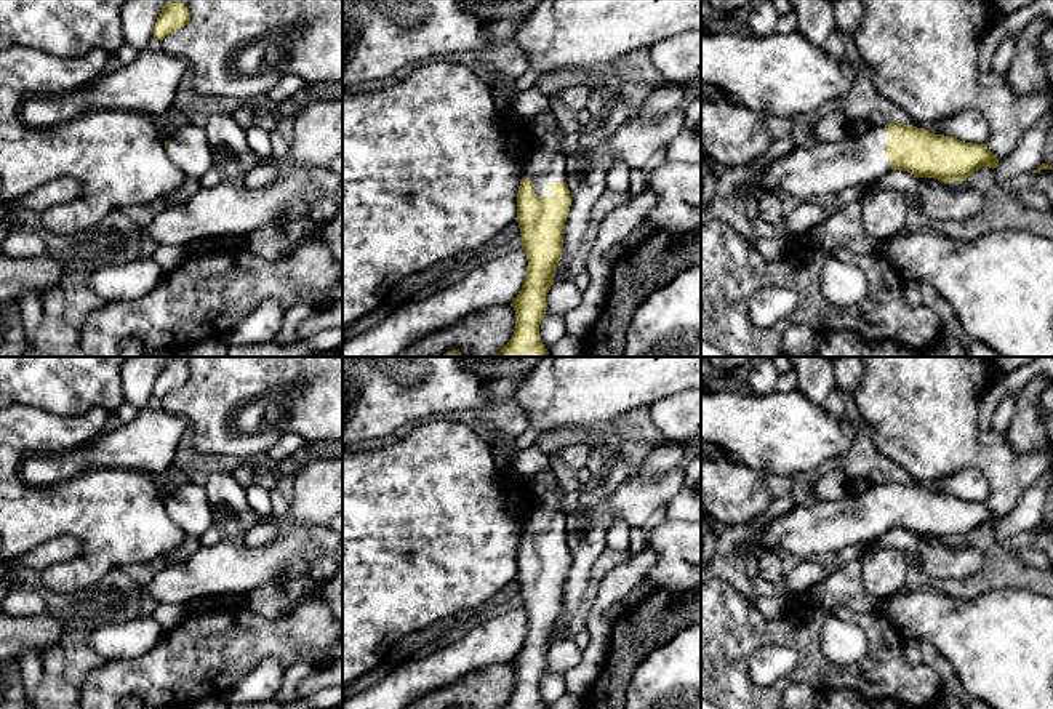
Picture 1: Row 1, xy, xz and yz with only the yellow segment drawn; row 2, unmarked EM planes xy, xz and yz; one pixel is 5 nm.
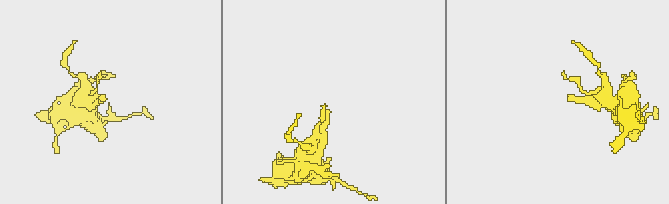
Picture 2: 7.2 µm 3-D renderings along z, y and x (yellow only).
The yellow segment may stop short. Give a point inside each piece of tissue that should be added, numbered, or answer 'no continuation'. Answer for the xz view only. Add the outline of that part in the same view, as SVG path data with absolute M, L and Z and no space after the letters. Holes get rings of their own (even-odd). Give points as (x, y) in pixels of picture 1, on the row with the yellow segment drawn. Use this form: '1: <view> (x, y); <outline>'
1: xz (546, 164); M552 110L544 112L551 117L551 131L538 136L536 146L523 165L523 176L535 184L536 195L552 195L551 182L567 182L567 154L563 152L565 131Z

